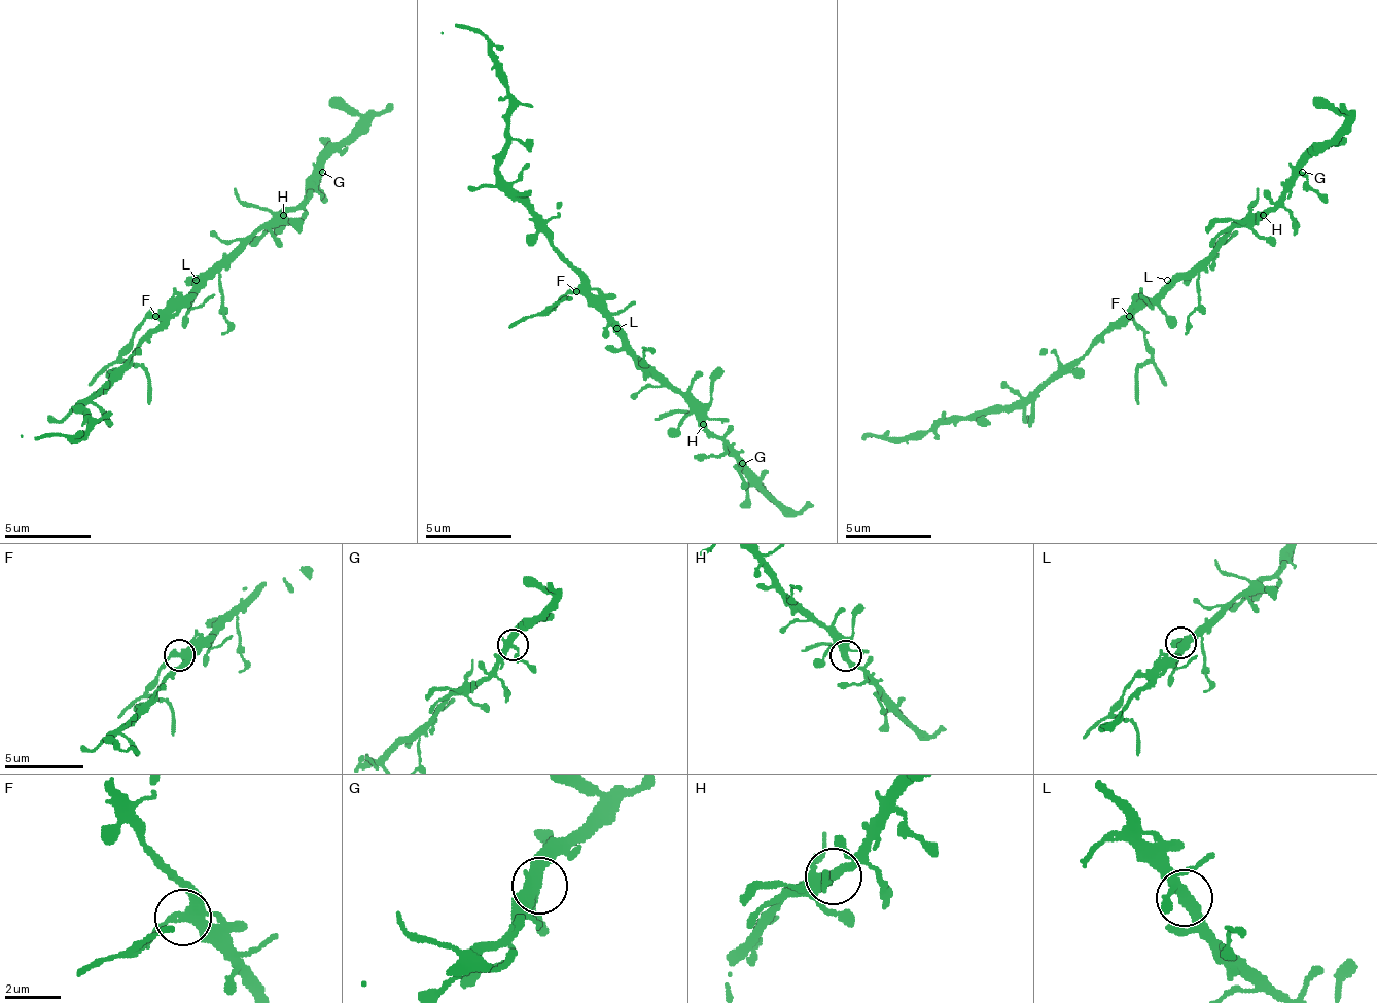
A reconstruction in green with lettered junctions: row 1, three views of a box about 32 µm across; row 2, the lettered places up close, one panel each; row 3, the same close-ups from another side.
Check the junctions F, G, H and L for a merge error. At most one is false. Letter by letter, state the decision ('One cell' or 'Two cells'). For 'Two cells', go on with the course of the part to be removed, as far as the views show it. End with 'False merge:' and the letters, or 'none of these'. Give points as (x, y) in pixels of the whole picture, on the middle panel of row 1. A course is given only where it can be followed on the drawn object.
F: Two cells. Course of the part to remove: (577, 289), (546, 312), (569, 298)
G: One cell
H: One cell
L: One cell
False merge: F

